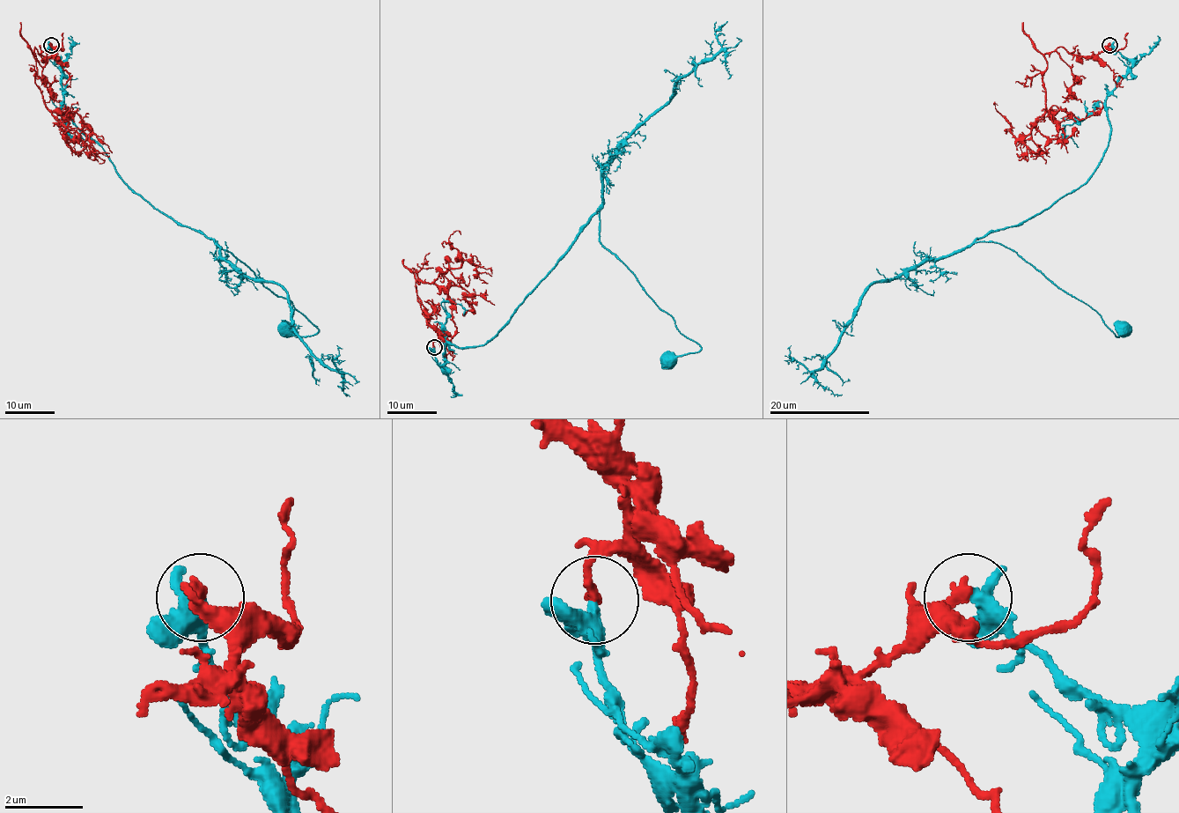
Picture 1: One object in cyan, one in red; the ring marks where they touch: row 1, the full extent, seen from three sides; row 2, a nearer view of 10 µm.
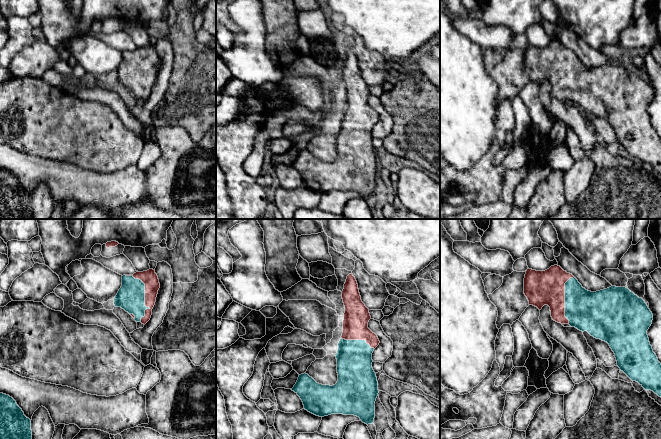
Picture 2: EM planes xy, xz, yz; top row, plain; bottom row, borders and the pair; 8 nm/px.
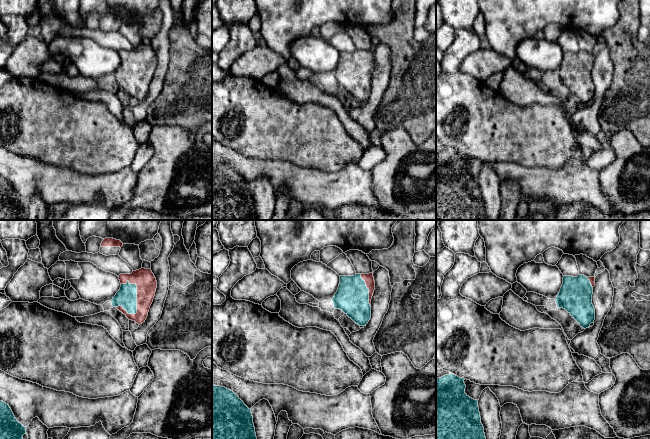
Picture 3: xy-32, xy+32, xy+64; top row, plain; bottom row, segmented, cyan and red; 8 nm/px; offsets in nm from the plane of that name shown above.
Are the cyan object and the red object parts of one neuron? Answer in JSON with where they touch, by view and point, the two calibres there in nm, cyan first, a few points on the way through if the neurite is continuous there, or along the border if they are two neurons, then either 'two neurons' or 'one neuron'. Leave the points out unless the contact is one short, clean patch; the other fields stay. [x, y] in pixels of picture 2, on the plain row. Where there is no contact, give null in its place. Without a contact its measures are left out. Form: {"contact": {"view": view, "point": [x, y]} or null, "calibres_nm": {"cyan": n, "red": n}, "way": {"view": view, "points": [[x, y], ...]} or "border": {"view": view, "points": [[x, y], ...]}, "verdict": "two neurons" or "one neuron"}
{"contact": {"view": "xy", "point": [144, 69]}, "calibres_nm": {"cyan": 220, "red": 120}, "verdict": "two neurons"}

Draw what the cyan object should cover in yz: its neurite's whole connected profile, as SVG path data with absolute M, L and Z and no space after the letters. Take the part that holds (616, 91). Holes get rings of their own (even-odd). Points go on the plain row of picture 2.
M573 53L565 59L565 93L571 103L607 118L620 146L661 173L661 139L647 111L653 90L642 74L626 63L591 68Z

